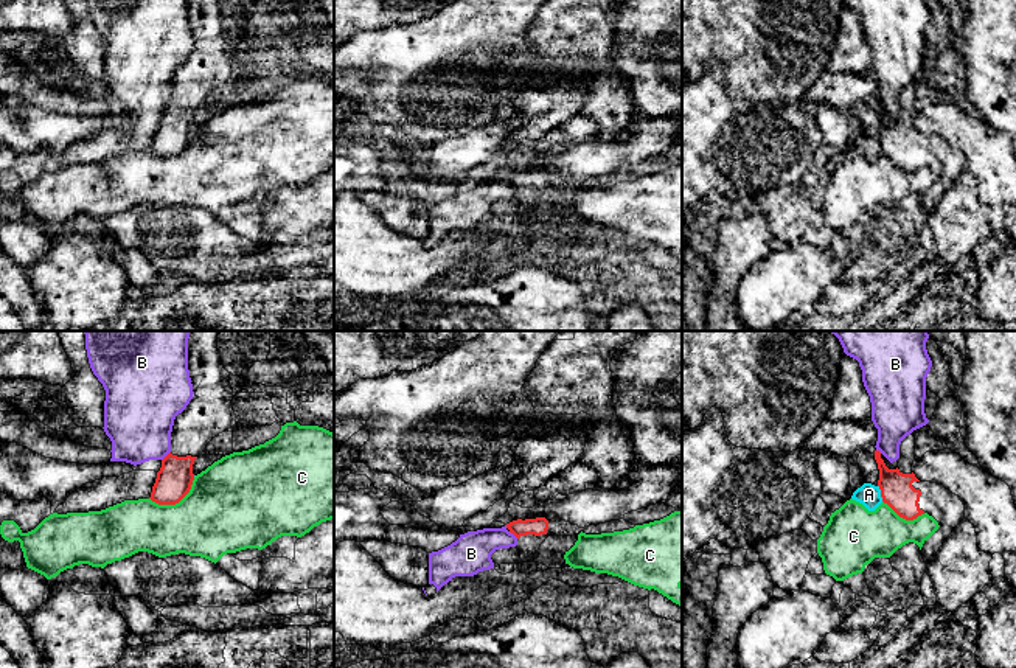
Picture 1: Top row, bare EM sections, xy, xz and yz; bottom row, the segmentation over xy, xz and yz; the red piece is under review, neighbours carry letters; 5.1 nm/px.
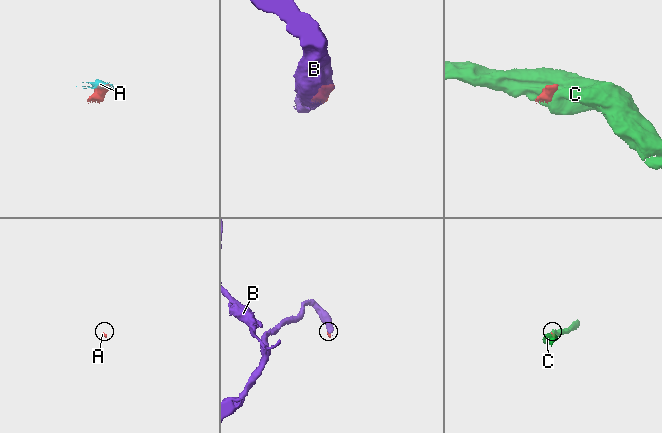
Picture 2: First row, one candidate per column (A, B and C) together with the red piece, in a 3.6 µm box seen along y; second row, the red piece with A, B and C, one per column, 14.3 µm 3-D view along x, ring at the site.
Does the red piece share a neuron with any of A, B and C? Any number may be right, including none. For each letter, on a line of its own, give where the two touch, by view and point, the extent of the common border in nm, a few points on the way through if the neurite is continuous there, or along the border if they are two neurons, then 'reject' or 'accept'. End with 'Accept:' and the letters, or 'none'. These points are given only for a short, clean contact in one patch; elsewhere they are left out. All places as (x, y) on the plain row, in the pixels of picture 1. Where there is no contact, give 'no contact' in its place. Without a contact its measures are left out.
A: yz (881, 145) | 90 nm | along yz (878, 137), (883, 153) | reject
B: xy (167, 107) | 70 nm | reject
C: xy (176, 154) | 260 nm | along xy (194, 129), (190, 142), (174, 156), (156, 156), (149, 151) | reject
Accept: none

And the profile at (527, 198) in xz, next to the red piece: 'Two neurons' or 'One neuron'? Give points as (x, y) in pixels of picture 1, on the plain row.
One neuron

